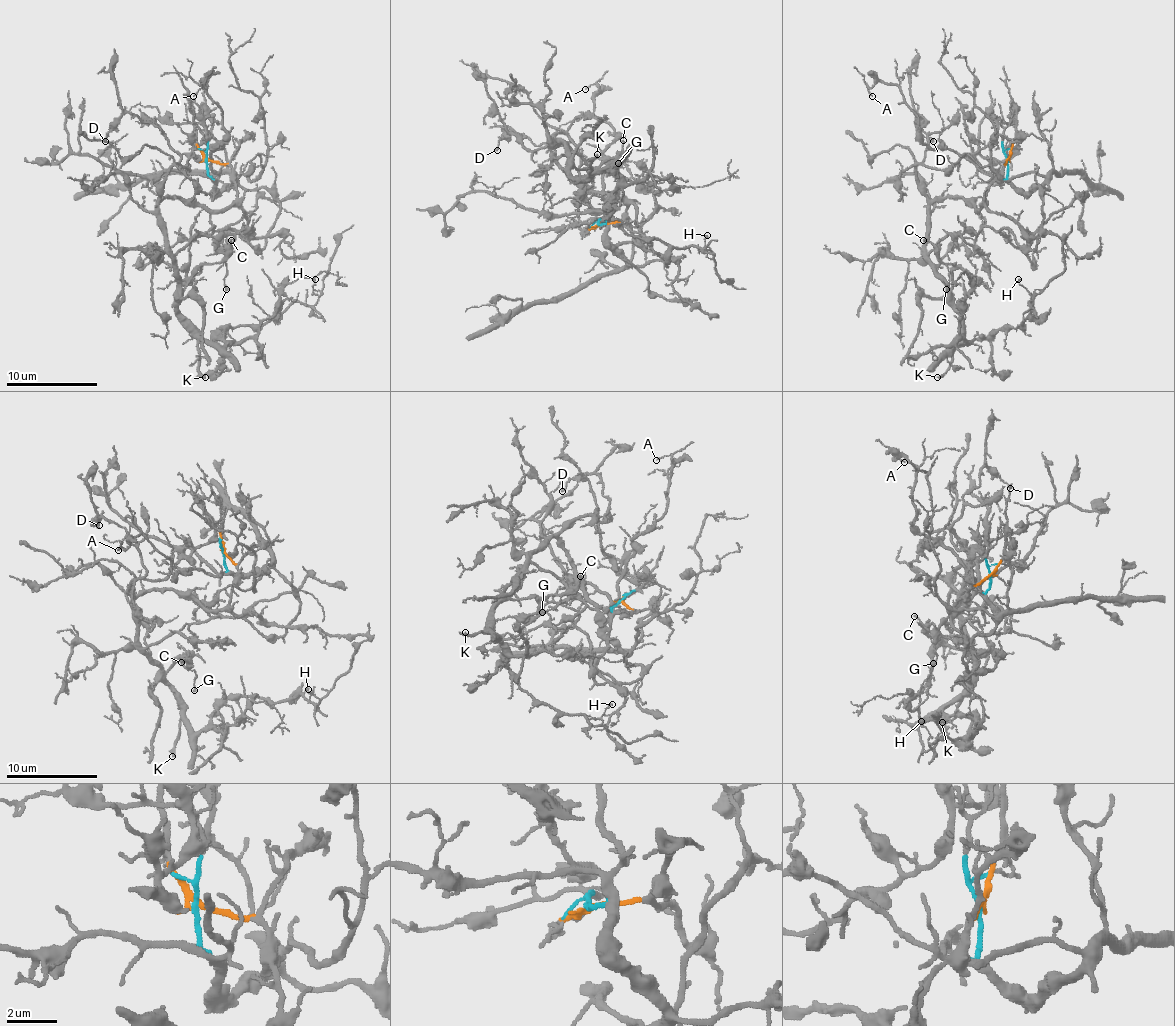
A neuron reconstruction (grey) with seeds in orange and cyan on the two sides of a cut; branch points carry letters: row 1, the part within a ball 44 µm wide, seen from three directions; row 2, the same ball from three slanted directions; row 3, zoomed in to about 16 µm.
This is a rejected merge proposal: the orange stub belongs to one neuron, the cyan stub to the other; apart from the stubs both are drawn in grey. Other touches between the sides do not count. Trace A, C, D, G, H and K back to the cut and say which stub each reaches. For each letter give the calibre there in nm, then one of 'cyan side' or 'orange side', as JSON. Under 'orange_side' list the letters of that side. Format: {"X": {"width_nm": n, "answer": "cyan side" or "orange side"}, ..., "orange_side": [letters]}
{"A": {"width_nm": 100, "answer": "cyan side"}, "C": {"width_nm": 130, "answer": "orange side"}, "D": {"width_nm": 180, "answer": "orange side"}, "G": {"width_nm": 140, "answer": "orange side"}, "H": {"width_nm": 130, "answer": "orange side"}, "K": {"width_nm": 220, "answer": "orange side"}, "orange_side": ["C", "D", "G", "H", "K"]}

